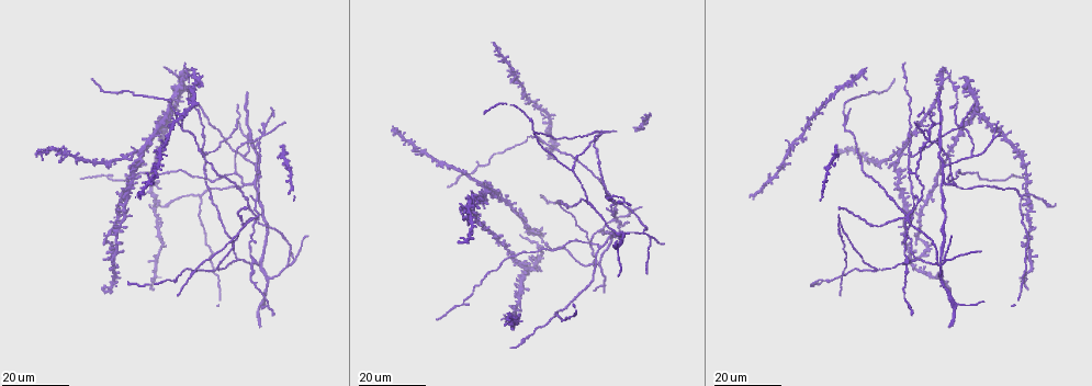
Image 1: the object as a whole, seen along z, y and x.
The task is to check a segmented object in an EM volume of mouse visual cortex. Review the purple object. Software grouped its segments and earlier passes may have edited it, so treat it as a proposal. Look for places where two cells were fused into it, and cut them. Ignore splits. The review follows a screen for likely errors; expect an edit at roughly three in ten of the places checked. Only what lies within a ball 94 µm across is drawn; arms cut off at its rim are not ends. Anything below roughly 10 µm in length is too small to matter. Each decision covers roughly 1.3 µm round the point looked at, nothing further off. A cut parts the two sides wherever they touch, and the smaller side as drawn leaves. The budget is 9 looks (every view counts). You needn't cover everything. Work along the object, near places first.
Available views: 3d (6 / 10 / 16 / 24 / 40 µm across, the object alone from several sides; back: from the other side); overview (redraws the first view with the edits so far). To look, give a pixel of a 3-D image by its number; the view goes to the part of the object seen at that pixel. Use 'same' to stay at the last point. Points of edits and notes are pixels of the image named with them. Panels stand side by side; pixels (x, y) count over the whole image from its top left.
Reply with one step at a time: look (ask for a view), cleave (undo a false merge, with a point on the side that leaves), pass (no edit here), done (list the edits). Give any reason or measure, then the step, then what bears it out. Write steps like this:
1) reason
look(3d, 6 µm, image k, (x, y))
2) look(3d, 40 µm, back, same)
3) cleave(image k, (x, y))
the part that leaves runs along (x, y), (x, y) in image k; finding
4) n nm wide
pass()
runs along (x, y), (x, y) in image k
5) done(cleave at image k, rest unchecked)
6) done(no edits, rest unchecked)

four or more arms meet
look(3d, 16 µm, image 1, (908, 217))

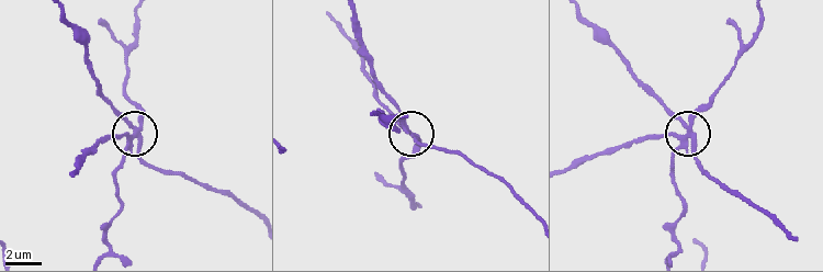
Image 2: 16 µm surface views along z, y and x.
zoom in
look(3d, 6 µm, image 2, (685, 124))

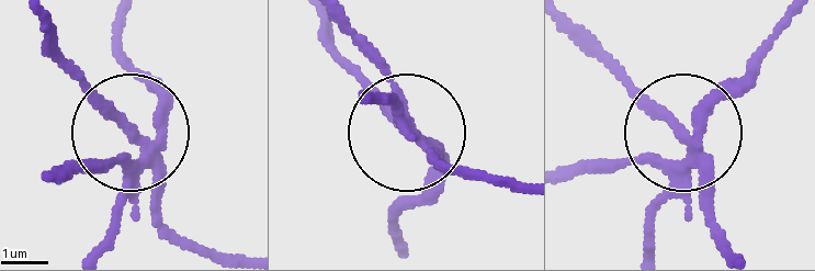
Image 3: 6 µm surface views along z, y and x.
look(3d, 6 µm, back, image 3, (132, 134))

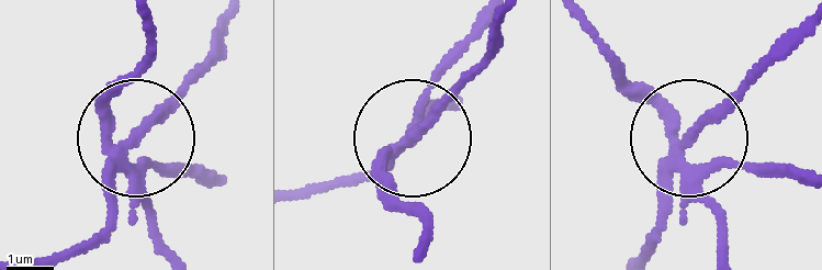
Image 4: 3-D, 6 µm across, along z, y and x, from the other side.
220 nm wide
cleave(image 4, (102, 99))
the part that leaves runs along (119, 152), (111, 109), (142, 62), (146, 25) in image 4; two cells meet here

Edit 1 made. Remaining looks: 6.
look(overview)

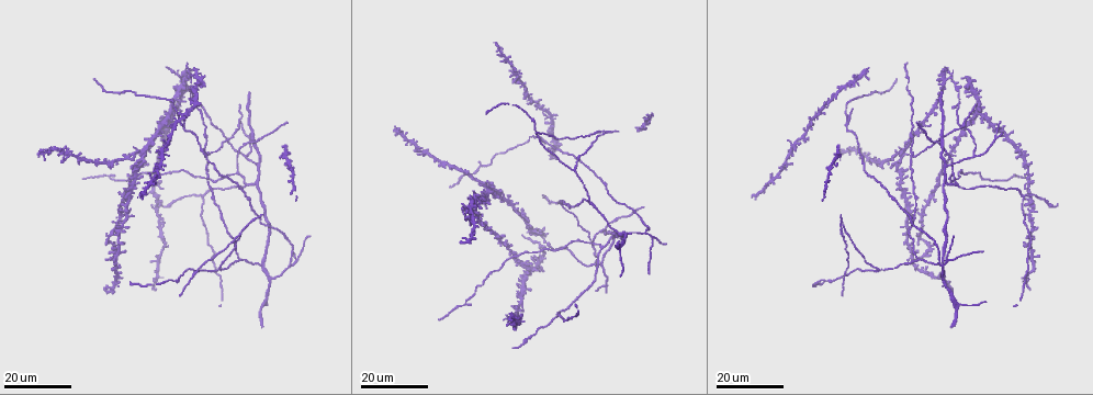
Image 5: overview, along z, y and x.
look(3d, 24 µm, image 5, (913, 155))

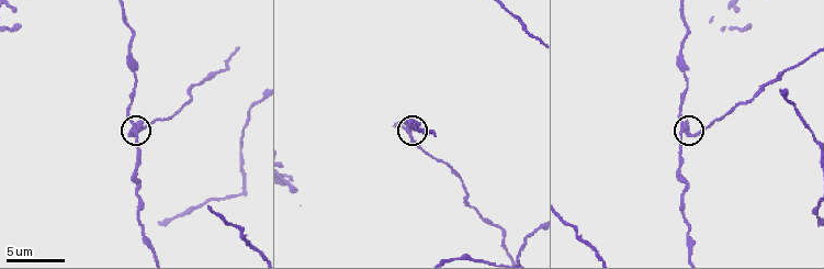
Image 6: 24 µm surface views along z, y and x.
look(3d, 10 µm, image 6, (131, 131))

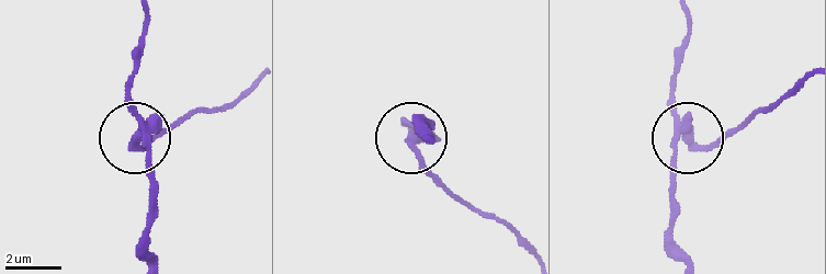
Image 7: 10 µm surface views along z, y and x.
250 nm wide
cleave(image 7, (427, 174))
a second cell is stuck on

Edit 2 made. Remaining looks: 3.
a fork
look(3d, 16 µm, image 5, (240, 260))

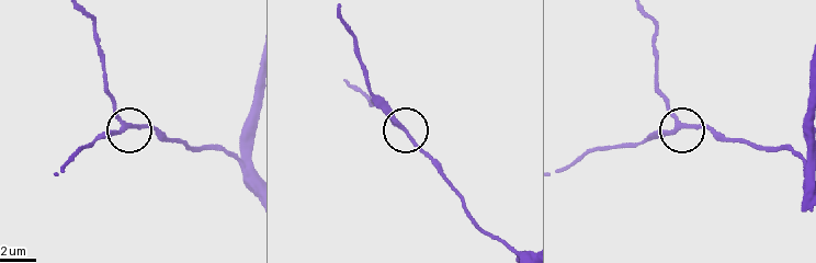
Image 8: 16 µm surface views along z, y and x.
look(3d, 10 µm, image 8, (120, 126))

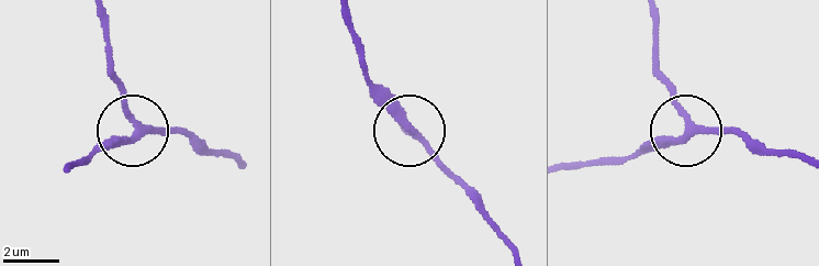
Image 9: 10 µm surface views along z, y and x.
pass()
runs along (242, 164), (174, 131), (133, 128), (110, 47) in image 9; one cell here

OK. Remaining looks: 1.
done(cleave at image 4, cleave at image 7, rest unchecked)

